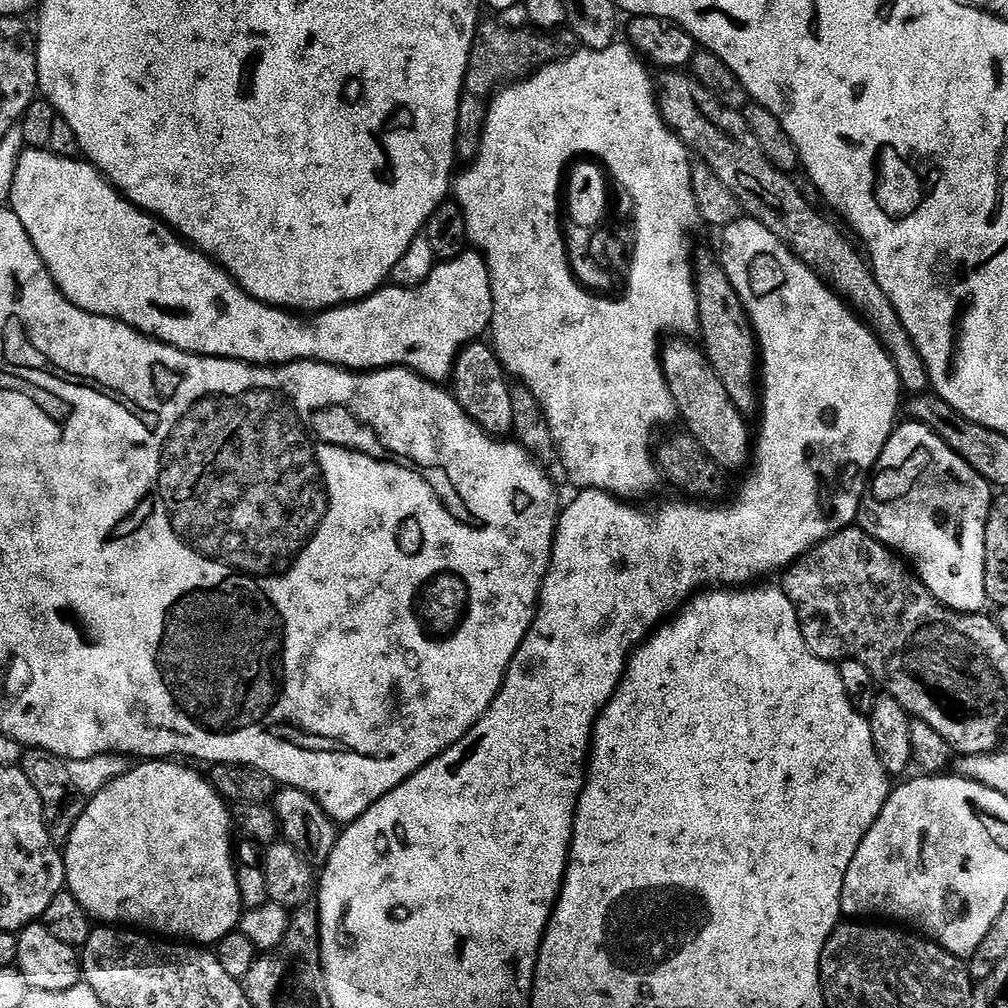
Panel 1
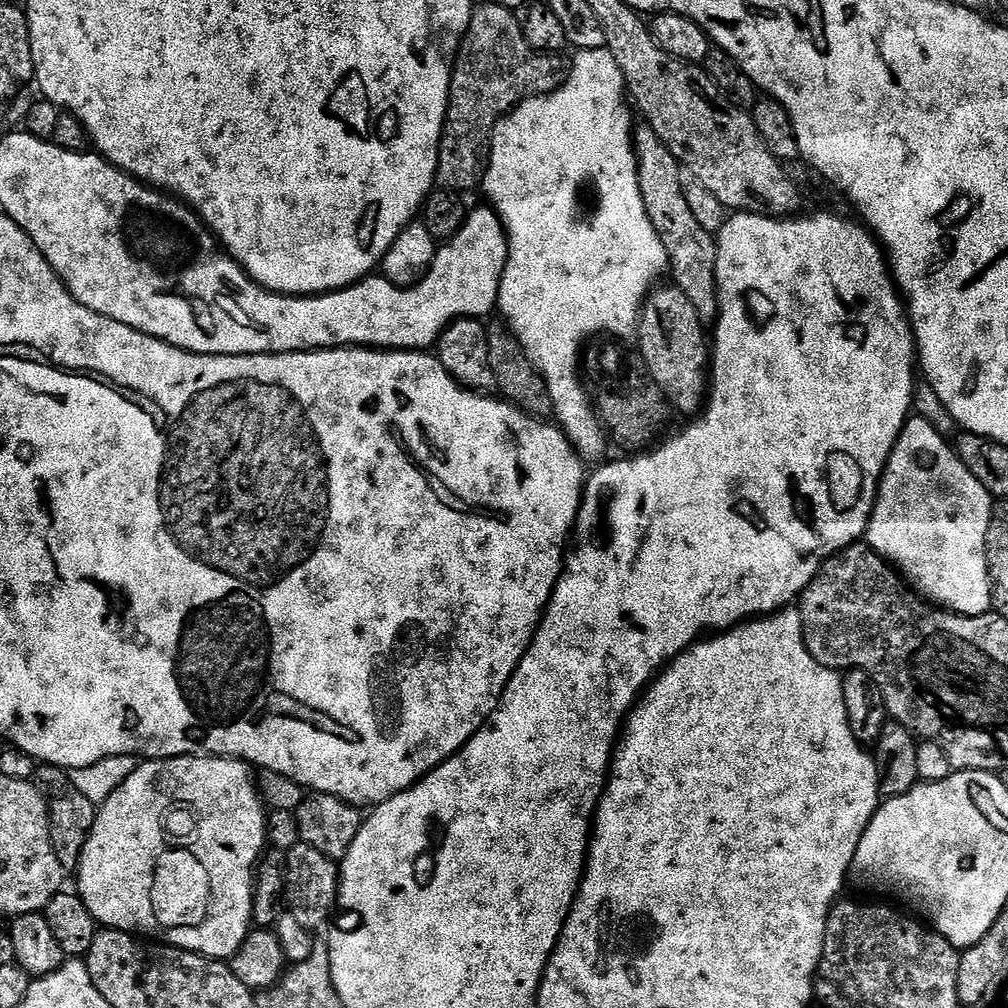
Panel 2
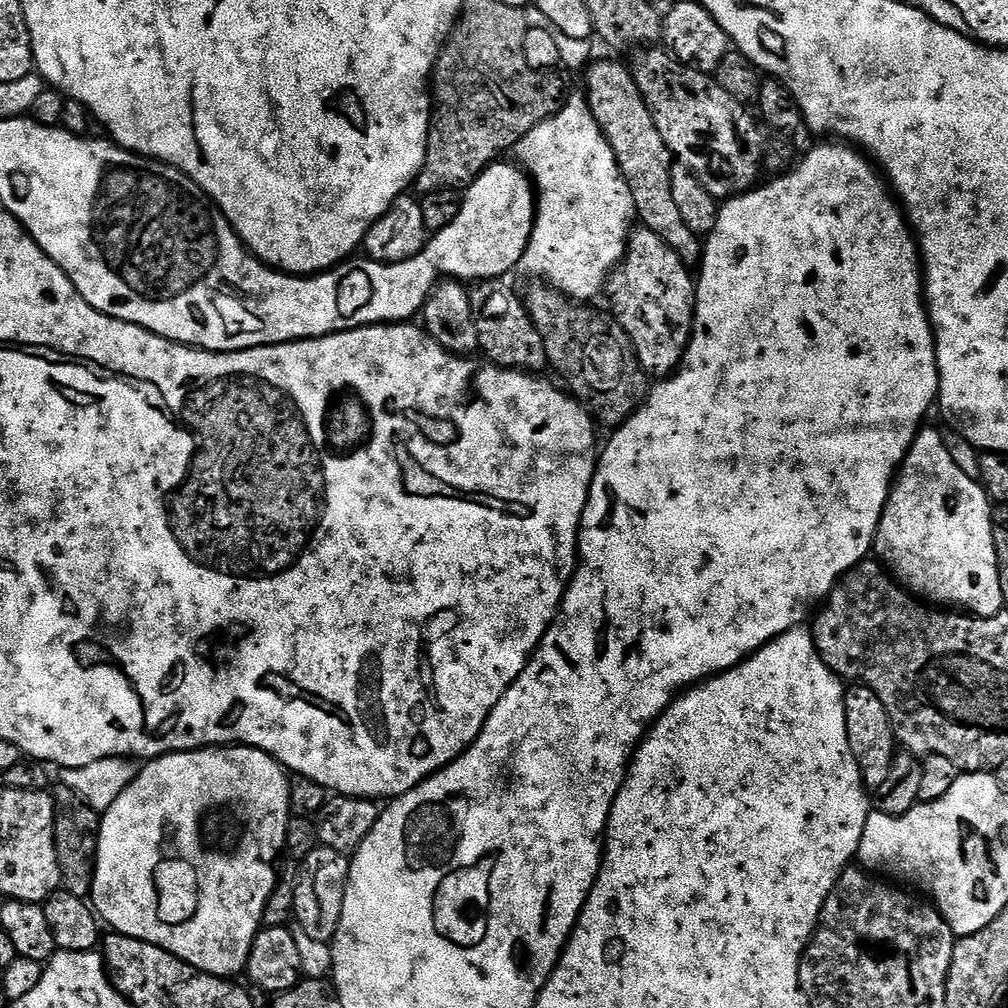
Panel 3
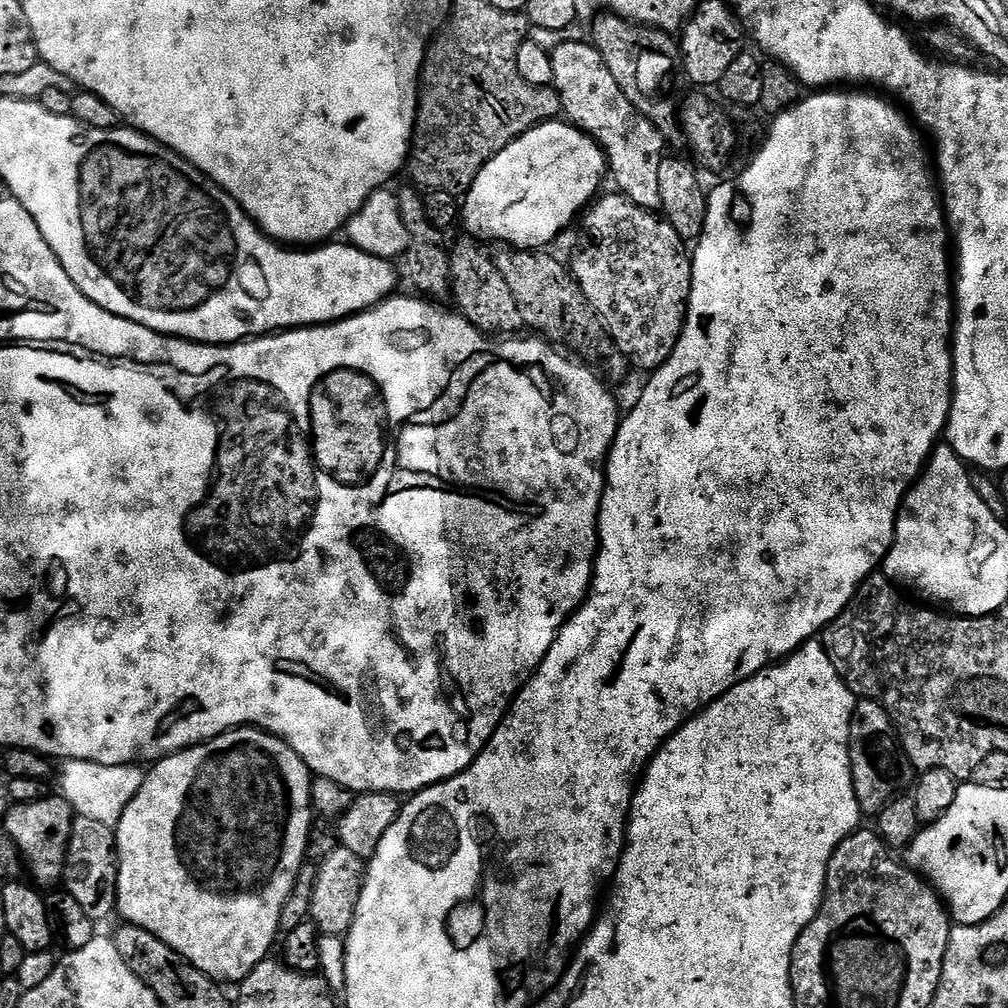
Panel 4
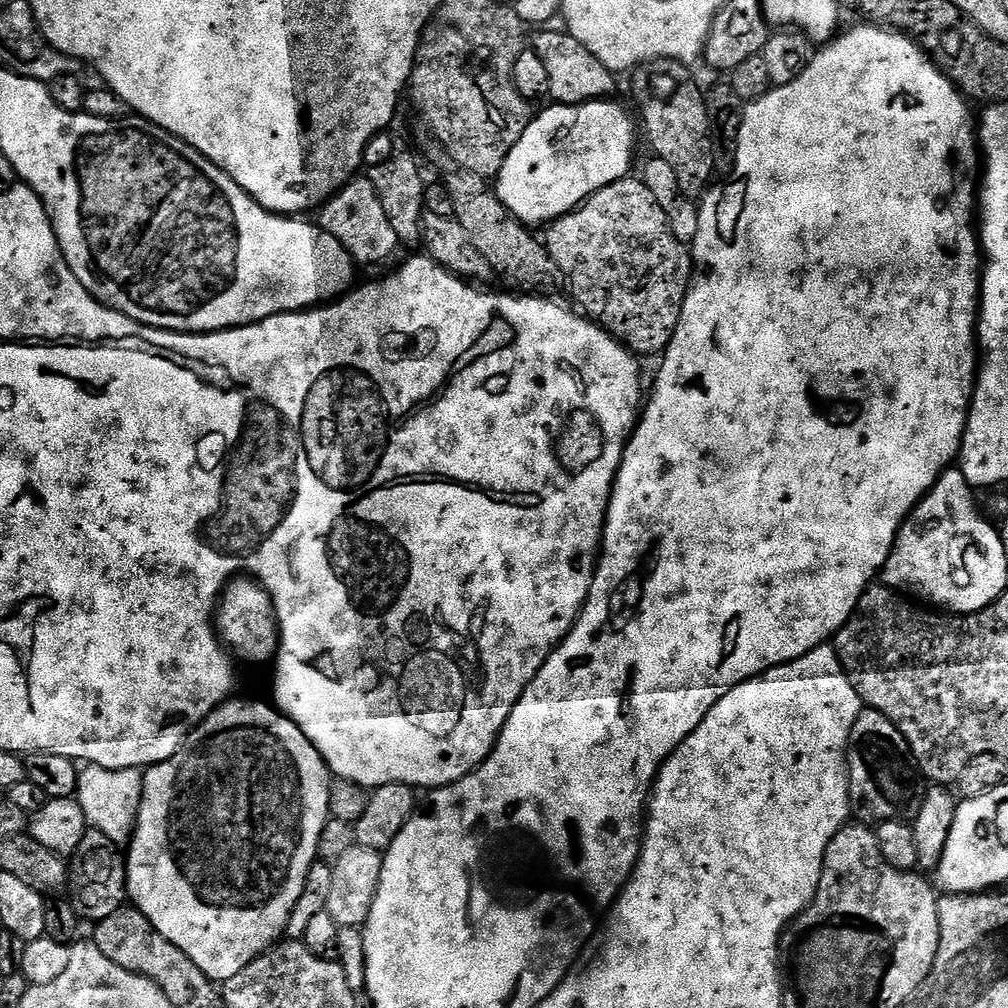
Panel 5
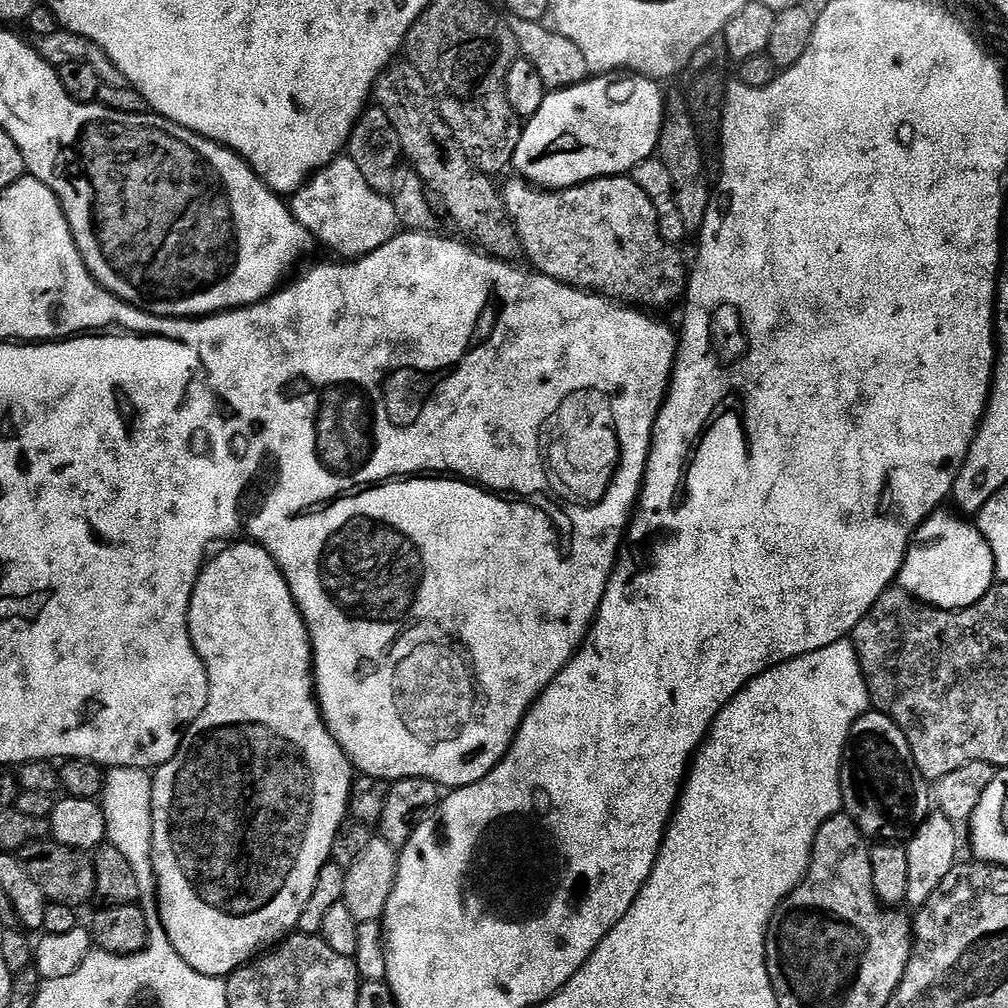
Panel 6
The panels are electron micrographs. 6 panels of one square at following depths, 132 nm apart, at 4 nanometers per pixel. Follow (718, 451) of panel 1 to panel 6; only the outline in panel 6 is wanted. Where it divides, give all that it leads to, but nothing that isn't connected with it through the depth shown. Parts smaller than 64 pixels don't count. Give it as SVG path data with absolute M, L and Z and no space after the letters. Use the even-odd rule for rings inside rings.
M631 175L622 176L603 176L597 180L587 180L584 184L579 184L573 188L557 188L555 190L545 190L535 187L523 178L515 178L516 180L508 180L502 184L502 195L504 197L504 208L508 212L508 217L512 220L514 230L520 239L520 247L523 255L528 255L528 260L533 269L541 276L549 276L558 282L568 284L571 288L579 288L582 292L590 292L597 296L605 296L607 300L613 302L623 302L628 306L643 306L648 310L656 310L652 308L660 308L663 304L672 304L676 299L685 295L688 286L688 277L690 268L684 265L684 260L680 257L680 248L674 244L668 244L662 238L660 233L660 219L654 210L654 202L650 202L650 198L646 198L646 192L642 190L642 186L638 186L638 182L634 182Z

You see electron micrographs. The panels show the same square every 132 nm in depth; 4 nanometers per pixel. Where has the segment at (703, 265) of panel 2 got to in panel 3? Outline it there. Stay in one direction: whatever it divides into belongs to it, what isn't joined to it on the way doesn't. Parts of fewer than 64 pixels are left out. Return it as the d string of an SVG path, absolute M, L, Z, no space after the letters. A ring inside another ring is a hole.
M600 60L590 65L582 92L588 101L588 109L604 132L606 142L610 142L610 150L614 150L614 158L626 186L630 186L639 223L654 230L654 234L658 234L662 242L666 242L666 246L682 258L684 264L699 265L702 259L701 237L686 226L670 191L670 174L674 163L672 151L666 142L662 142L658 126L654 126L654 118L634 82L631 67L616 60Z

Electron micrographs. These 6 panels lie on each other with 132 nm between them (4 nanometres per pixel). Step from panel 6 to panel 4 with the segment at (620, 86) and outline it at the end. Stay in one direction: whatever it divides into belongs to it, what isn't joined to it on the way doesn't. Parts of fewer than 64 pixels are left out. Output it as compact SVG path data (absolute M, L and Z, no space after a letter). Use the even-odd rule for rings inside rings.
M560 118L548 120L544 124L537 126L537 128L530 129L526 134L522 134L514 142L510 142L510 146L506 146L506 150L502 150L497 156L490 158L490 162L486 162L482 165L478 178L474 178L470 190L463 197L462 225L464 224L465 230L468 231L465 233L467 233L469 237L475 238L481 242L487 242L487 240L501 240L499 242L501 245L511 246L515 249L526 248L529 250L544 250L549 247L548 243L550 243L576 215L579 217L581 213L593 203L594 197L601 191L599 188L603 180L606 180L604 149L601 148L588 133L583 132L582 129L576 127L575 124L565 122Z

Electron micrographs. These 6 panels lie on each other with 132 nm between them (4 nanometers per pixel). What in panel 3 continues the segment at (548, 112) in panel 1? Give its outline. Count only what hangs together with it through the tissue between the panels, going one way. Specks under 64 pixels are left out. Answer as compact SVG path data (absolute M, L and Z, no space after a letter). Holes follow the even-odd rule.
M580 94L569 95L558 114L534 126L534 130L530 130L517 142L514 156L517 156L515 159L534 181L537 195L536 221L532 227L530 242L520 259L519 271L533 276L533 281L556 288L572 300L595 301L595 296L605 291L609 276L628 248L628 223L634 220L636 207L630 194L630 186L626 186L620 174L614 150L610 150L610 142L606 142L603 130L588 109L587 99Z

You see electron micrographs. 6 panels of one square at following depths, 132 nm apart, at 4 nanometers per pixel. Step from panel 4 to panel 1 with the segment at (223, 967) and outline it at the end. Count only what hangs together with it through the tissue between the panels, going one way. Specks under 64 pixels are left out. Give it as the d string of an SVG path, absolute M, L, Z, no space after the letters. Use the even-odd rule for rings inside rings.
M152 758L129 767L122 778L110 782L98 794L94 794L84 806L82 818L74 826L68 843L63 845L64 875L67 891L87 910L93 921L103 922L108 926L127 926L132 930L143 930L160 938L179 938L197 946L215 946L226 934L237 931L242 915L242 905L238 894L238 878L234 863L234 820L230 815L229 805L224 797L214 790L211 779L207 775L199 776L192 767L184 762L173 762L168 758Z

